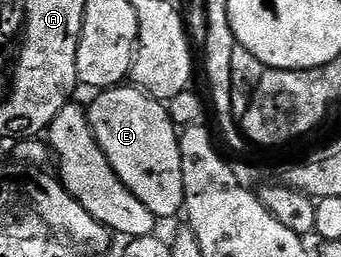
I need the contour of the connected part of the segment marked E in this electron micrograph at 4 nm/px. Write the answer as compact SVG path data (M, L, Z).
M132 84L113 86L110 90L99 91L95 95L92 106L87 107L88 123L96 142L106 152L116 175L150 208L157 220L172 218L184 208L184 181L182 180L182 156L180 155L180 134L178 127L172 122L165 103L157 102L149 94Z

